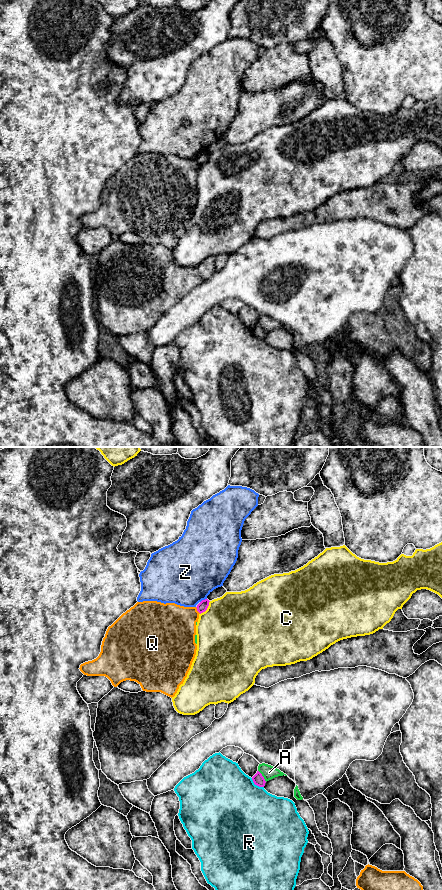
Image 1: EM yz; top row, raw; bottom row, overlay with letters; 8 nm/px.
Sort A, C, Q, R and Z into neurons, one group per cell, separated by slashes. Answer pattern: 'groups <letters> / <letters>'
groups A Q / C / R / Z

